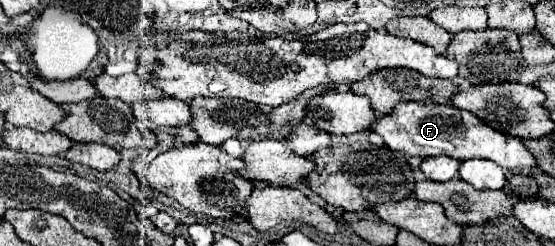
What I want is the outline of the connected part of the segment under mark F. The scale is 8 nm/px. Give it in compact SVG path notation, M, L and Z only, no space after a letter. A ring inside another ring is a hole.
M404 102L396 106L392 114L380 116L372 130L384 138L390 150L398 150L408 156L450 156L460 162L472 158L486 158L512 172L520 172L524 168L538 168L536 158L520 138L492 130L490 126L482 124L474 114L450 104L442 106L434 102Z

